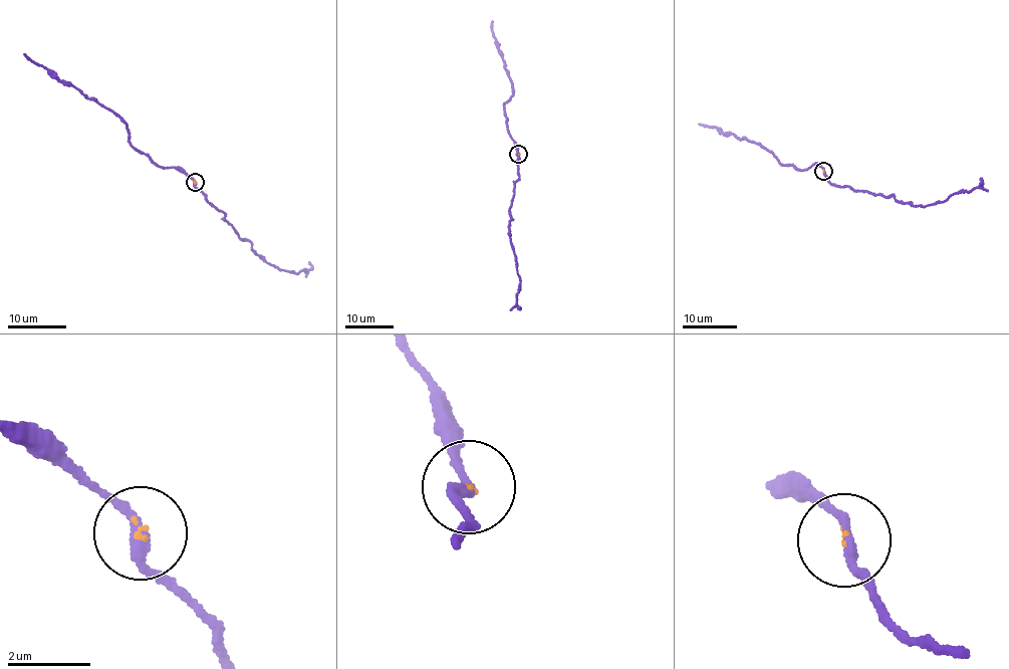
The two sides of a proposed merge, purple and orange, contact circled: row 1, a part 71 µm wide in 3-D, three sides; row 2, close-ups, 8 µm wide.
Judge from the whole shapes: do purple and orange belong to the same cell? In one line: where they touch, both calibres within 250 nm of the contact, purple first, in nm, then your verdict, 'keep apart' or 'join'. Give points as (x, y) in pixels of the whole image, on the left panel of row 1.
place (195, 182); calibres 240 and 70 nm; join

